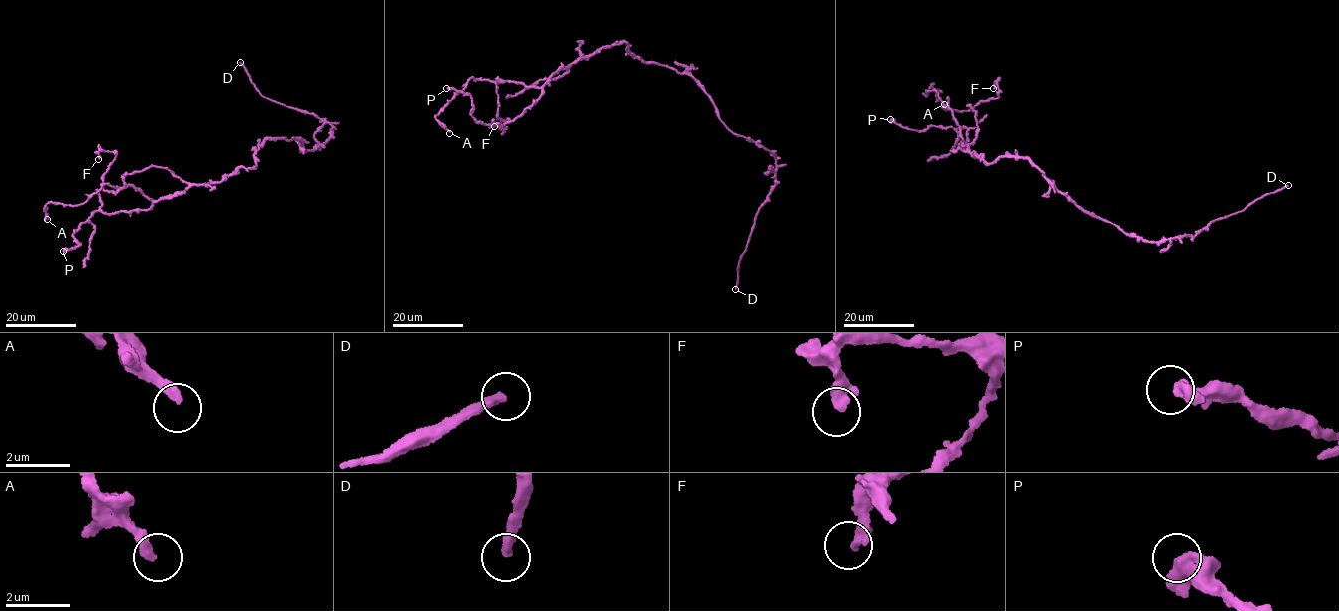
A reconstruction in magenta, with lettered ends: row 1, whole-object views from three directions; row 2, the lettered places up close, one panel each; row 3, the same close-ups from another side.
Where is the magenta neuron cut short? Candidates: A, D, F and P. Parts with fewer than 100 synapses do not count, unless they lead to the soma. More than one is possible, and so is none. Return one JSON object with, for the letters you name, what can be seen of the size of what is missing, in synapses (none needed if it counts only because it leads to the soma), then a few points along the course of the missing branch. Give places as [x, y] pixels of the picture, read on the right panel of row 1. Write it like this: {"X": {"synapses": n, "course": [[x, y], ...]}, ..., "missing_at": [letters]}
{"D": {"synapses": 180}, "missing_at": ["D"]}

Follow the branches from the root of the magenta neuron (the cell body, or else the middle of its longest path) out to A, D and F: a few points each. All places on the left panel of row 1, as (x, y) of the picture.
A: (275, 139), (254, 167), (219, 181), (156, 201), (102, 185), (80, 204), (47, 203), (47, 219)
D: (275, 139), (294, 139), (299, 151), (311, 151), (332, 127), (264, 97), (240, 62)
F: (275, 139), (261, 145), (254, 167), (156, 201), (129, 185), (104, 190), (115, 155), (99, 151), (98, 159)

